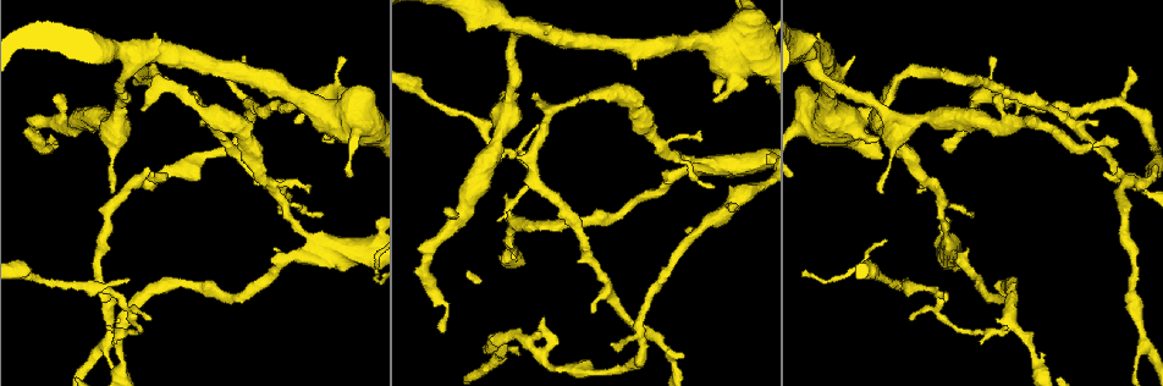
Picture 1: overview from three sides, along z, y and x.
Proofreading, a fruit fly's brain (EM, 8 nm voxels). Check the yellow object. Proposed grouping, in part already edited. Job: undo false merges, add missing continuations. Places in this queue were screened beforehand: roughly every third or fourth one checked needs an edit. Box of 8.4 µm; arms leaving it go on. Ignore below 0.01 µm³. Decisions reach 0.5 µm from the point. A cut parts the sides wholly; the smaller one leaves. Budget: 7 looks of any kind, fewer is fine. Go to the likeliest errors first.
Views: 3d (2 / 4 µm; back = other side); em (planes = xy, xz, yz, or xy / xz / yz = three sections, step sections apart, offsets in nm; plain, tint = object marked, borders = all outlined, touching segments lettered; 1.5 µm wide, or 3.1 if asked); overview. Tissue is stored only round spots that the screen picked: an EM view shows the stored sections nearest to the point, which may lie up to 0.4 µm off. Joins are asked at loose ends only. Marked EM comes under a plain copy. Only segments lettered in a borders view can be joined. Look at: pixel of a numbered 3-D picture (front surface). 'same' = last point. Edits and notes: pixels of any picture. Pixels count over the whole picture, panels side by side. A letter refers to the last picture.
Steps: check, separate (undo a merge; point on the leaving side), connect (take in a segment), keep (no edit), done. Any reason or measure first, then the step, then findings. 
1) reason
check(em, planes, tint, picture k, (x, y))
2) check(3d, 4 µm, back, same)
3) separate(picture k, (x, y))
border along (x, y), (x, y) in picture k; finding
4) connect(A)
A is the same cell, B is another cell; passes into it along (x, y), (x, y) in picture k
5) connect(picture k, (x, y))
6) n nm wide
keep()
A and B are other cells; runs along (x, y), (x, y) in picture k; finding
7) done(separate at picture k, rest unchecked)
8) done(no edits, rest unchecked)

tapers out
check(3d, 2 µm, picture 1, (127, 278))

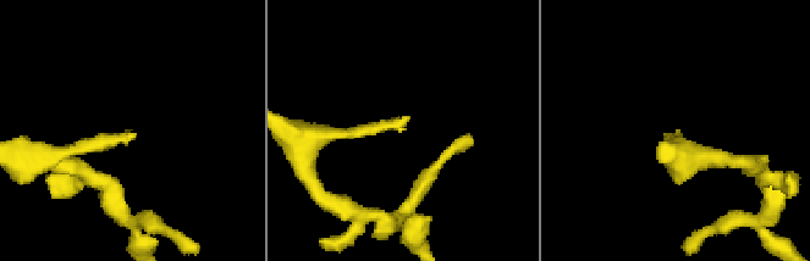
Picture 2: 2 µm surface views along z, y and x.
shape alone is not enough
check(em, planes, borders, picture 2, (127, 131))

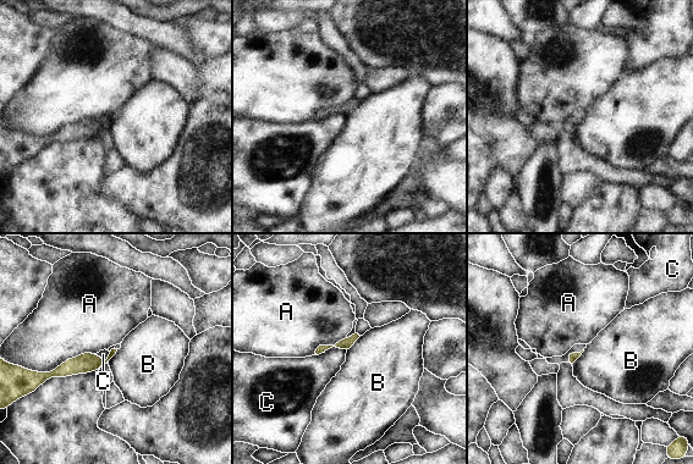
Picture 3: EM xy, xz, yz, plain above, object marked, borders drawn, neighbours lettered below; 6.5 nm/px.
keep()
A, B and C are other cells; border along (361, 336), (346, 351) in picture 3; no lettered segment goes on from it

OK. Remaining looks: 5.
thin end
check(em, planes, borders, picture 1, (112, 192))

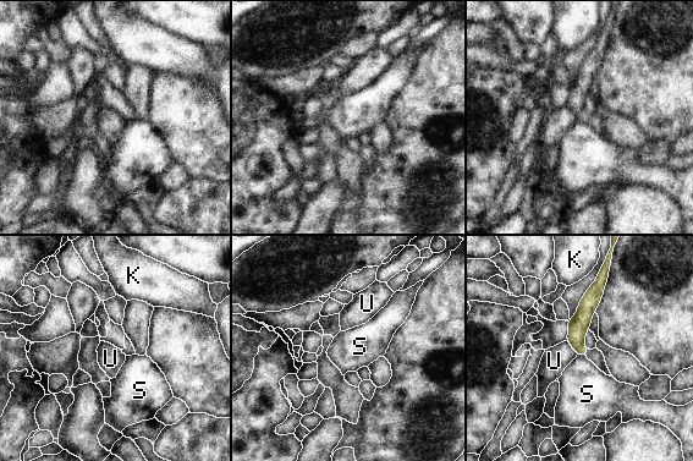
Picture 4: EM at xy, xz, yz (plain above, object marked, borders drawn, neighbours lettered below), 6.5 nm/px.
120 nm wide
keep()
K, S and U are other cells; runs along (601, 281), (578, 325), (583, 354) in picture 4; none of them fits

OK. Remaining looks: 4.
thin end
check(3d, 2 µm, picture 1, (990, 60))

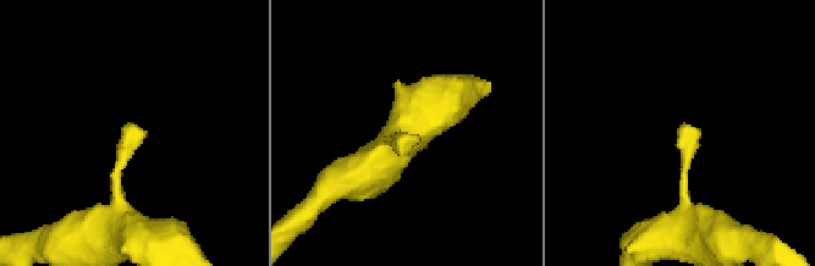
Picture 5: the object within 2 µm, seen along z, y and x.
shape alone is not enough
check(em, xz, step 4, borders, picture 5, (684, 128))

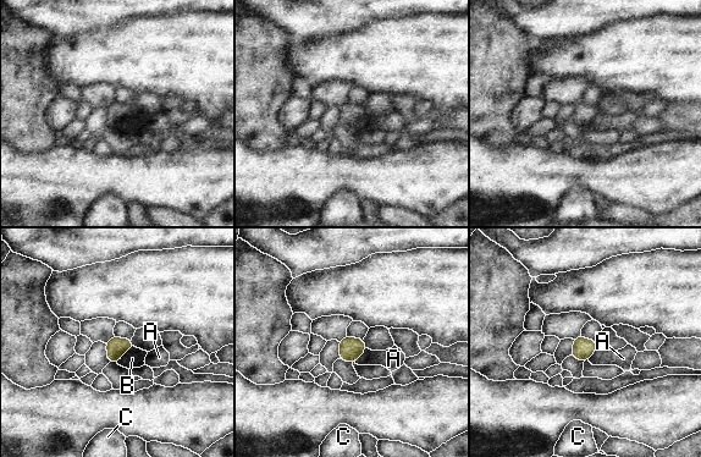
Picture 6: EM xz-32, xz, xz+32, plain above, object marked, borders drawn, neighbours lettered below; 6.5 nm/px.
check(em, planes, borders, same)

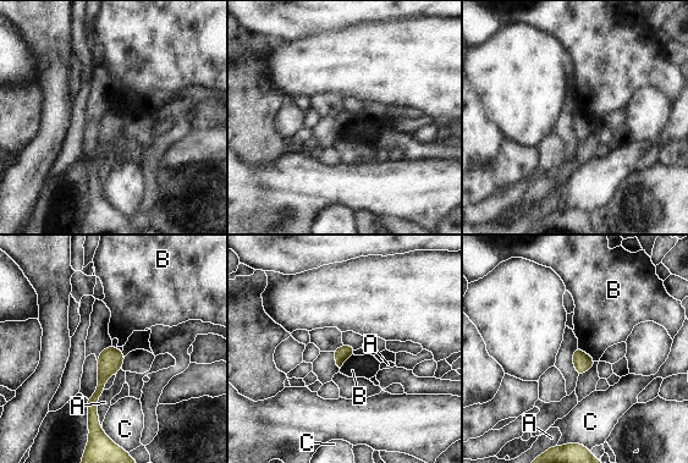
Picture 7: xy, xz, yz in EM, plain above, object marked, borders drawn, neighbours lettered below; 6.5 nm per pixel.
keep()
A, B and C are other cells; runs along (113, 349), (92, 401), (92, 423) in picture 7; no lettered segment goes on from it

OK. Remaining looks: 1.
done(no edits, rest unchecked)

